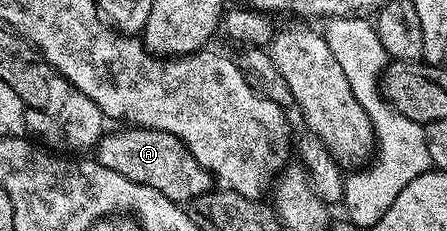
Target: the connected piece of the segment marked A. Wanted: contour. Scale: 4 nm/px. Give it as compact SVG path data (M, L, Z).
M131 127L124 132L102 135L94 147L94 158L107 169L140 185L153 186L164 197L186 204L211 191L214 181L209 172L189 154L180 139L164 131Z

